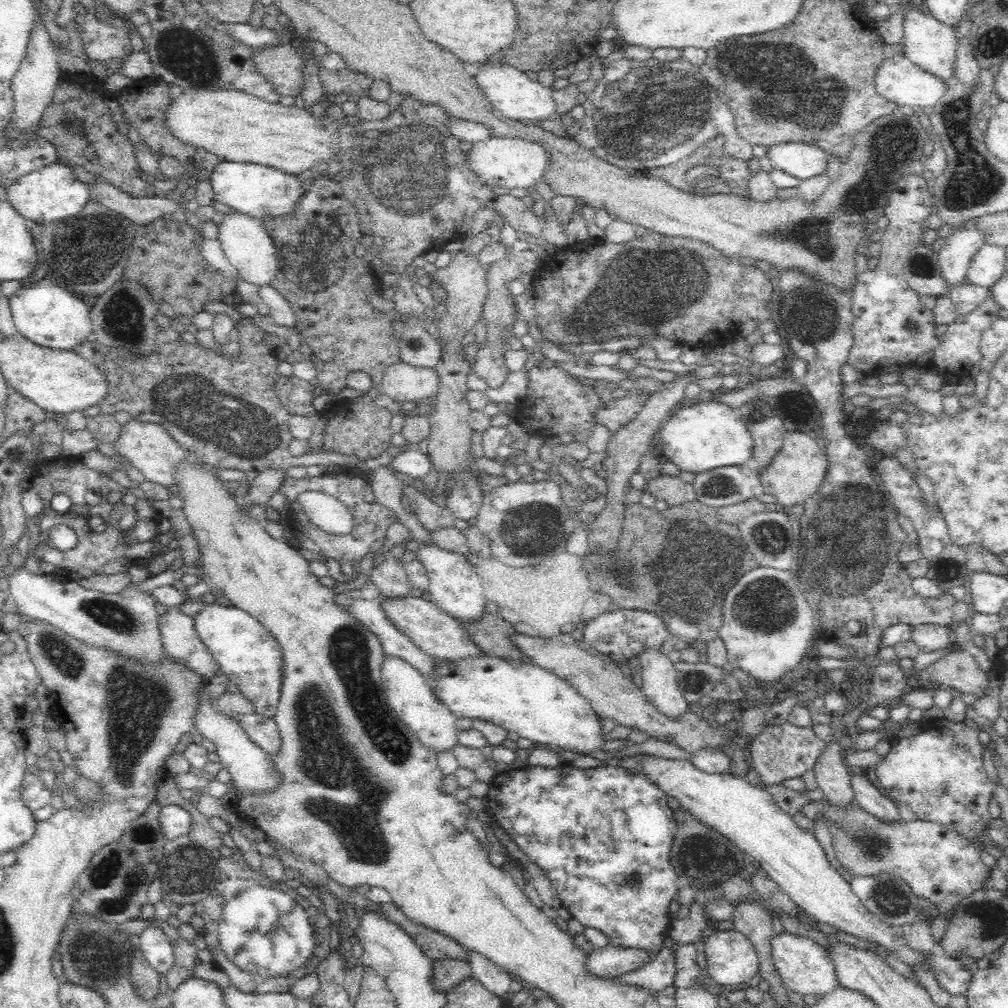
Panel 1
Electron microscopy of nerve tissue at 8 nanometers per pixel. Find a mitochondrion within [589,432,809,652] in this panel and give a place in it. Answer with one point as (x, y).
(695, 549)

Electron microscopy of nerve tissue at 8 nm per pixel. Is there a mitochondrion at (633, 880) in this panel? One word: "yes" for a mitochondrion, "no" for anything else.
yes

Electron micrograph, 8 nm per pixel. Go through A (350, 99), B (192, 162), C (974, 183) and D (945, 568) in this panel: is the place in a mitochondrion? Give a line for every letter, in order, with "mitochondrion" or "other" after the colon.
A: other
B: other
C: mitochondrion
D: mitochondrion

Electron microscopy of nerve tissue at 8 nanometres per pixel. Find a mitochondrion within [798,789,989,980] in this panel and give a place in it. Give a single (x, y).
(866, 843)

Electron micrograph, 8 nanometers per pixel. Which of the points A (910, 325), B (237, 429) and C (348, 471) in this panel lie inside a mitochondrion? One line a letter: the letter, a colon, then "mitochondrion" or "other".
A: other
B: mitochondrion
C: other

